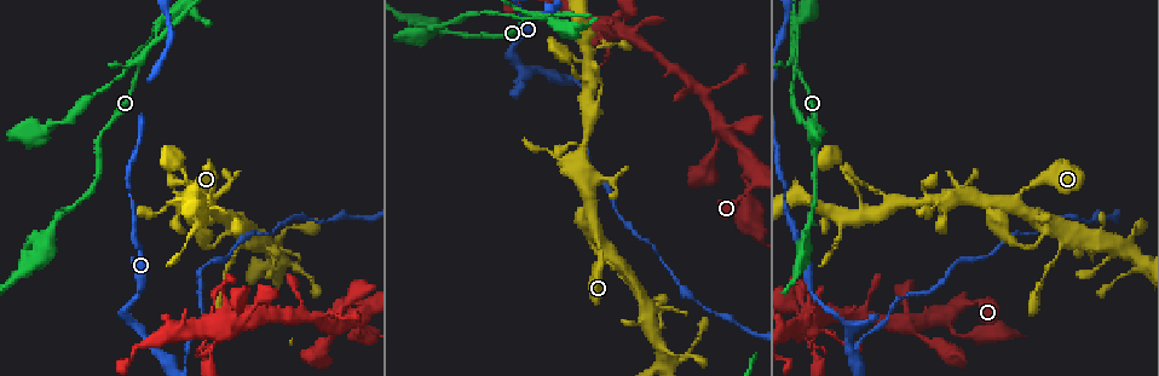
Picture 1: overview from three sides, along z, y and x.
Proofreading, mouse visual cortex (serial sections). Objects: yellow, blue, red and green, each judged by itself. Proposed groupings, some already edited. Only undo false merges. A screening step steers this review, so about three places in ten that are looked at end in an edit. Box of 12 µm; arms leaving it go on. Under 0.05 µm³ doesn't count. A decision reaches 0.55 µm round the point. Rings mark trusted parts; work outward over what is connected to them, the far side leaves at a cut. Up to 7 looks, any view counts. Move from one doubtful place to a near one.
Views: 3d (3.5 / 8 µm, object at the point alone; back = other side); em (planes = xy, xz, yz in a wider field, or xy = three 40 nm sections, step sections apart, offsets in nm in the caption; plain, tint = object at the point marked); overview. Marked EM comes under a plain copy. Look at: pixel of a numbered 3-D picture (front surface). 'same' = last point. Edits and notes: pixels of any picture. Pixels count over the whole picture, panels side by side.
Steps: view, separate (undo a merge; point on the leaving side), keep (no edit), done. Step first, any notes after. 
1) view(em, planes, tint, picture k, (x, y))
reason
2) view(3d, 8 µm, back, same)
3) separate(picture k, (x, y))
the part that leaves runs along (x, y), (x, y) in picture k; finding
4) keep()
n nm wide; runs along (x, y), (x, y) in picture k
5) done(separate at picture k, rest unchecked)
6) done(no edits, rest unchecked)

view(3d, 3.5 µm, picture 1, (944, 318))
abrupt turn

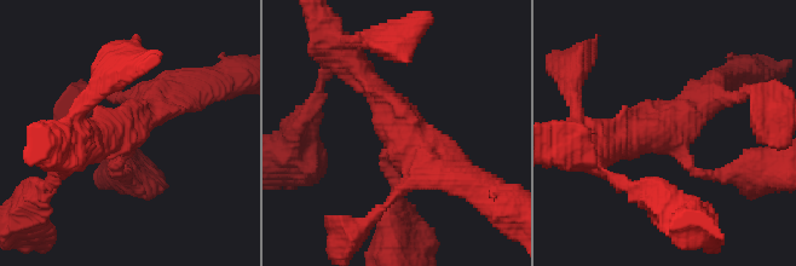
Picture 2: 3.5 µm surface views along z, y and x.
view(em, xy, step 2, tint, picture 2, (397, 134))
3 arms; arms of 150, 300, 350 nm; need the tissue

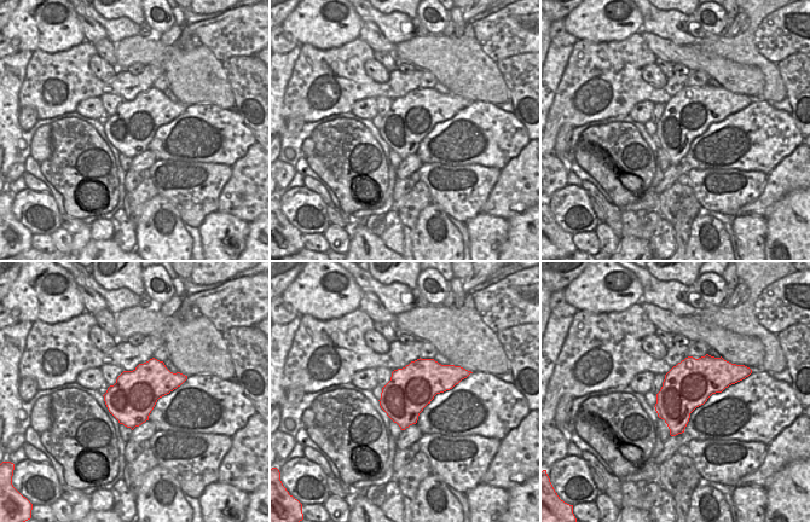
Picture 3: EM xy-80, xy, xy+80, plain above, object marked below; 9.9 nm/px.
keep()
runs along (722, 99), (605, 148) in picture 2; all the same cell

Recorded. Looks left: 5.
view(3d, 8 µm, picture 1, (942, 196))
sudden change in width

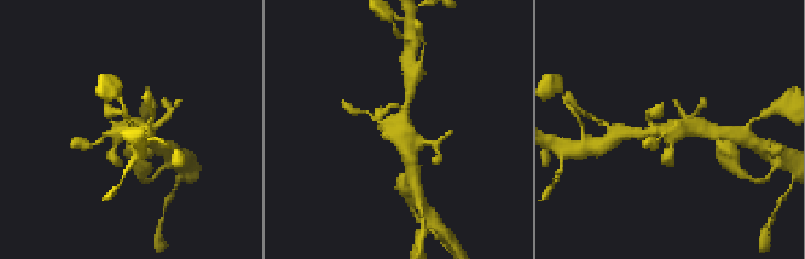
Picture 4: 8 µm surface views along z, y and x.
view(3d, 3.5 µm, picture 4, (667, 130))
closer look

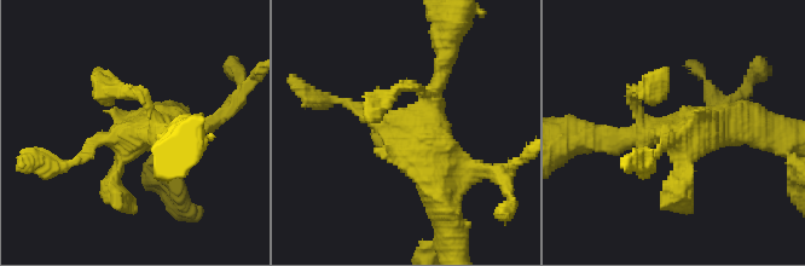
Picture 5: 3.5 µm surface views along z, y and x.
view(em, xy, step 1, tint, picture 5, (153, 125))

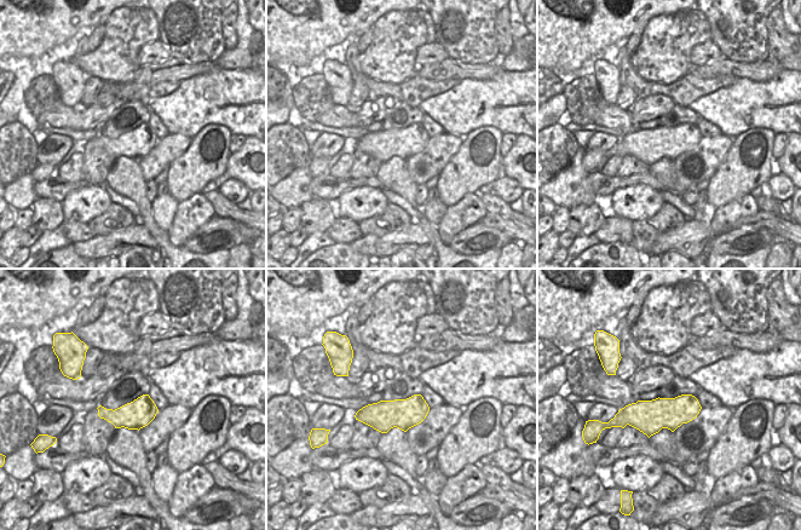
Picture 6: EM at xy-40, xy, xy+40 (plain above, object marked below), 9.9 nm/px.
keep()
runs along (766, 129), (720, 122), (621, 138) in picture 5; continuous, no second cell

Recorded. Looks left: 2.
view(3d, 8 µm, picture 1, (236, 315))
a narrow waist

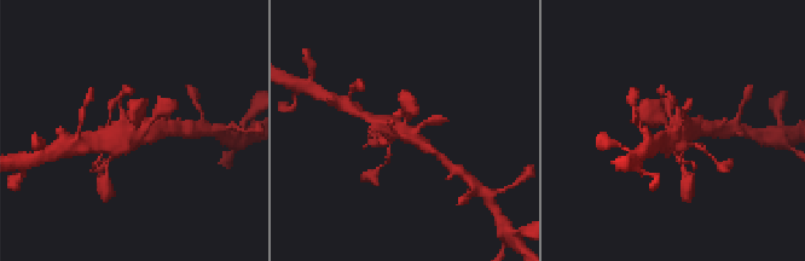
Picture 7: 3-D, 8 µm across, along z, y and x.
view(em, xy, step 2, tint, picture 7, (131, 129))
now the EM

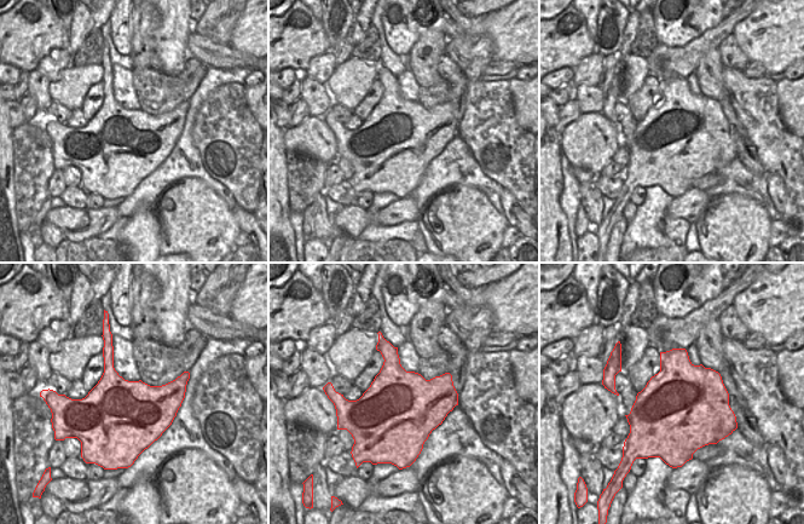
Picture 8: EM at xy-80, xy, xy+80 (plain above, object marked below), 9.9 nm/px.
keep()
runs along (430, 150), (410, 134), (369, 119) in picture 7; one cell here

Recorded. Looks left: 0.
done(no edits, rest unchecked)

